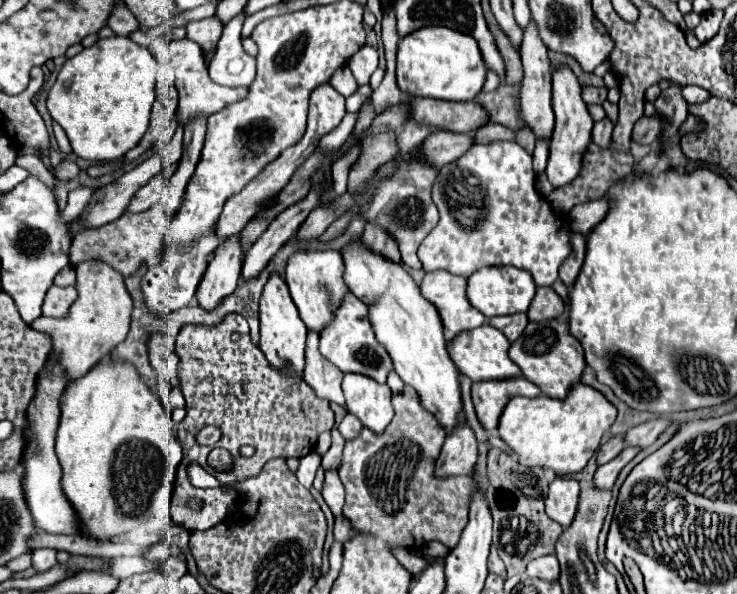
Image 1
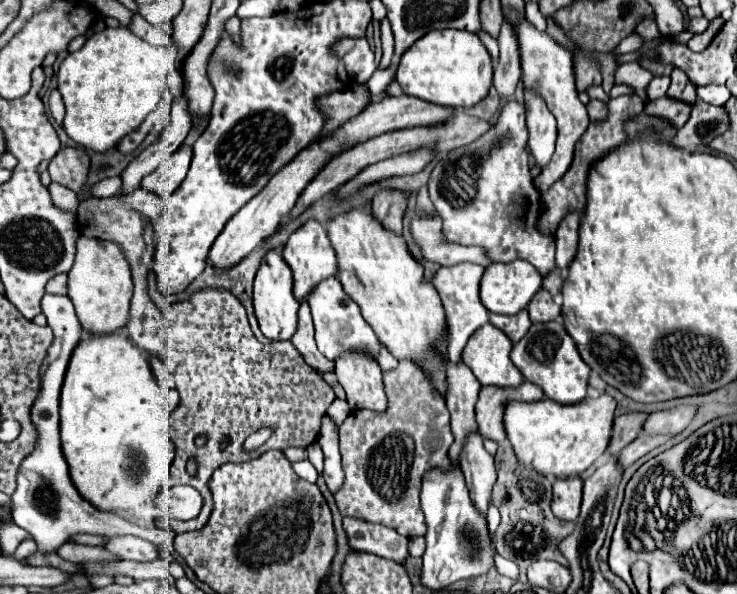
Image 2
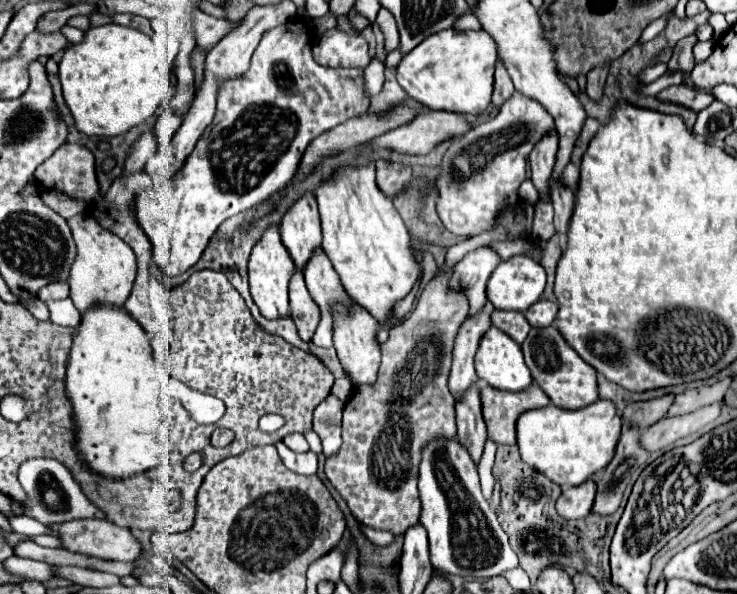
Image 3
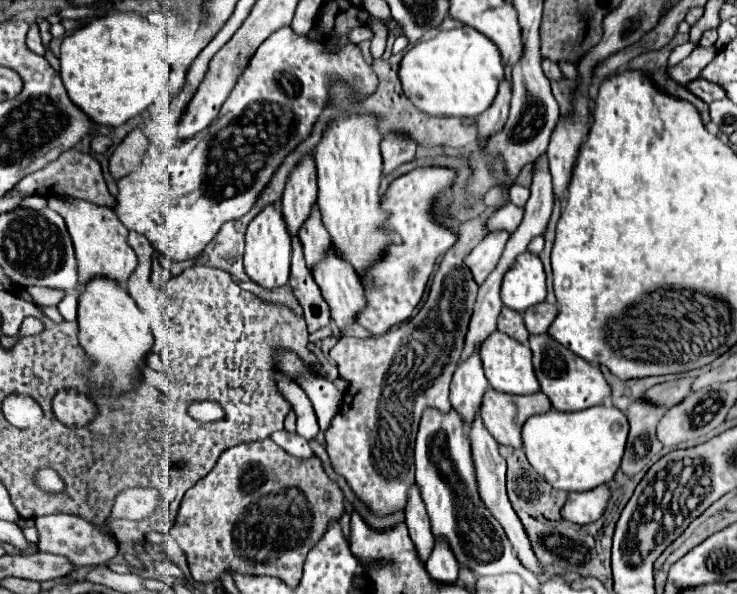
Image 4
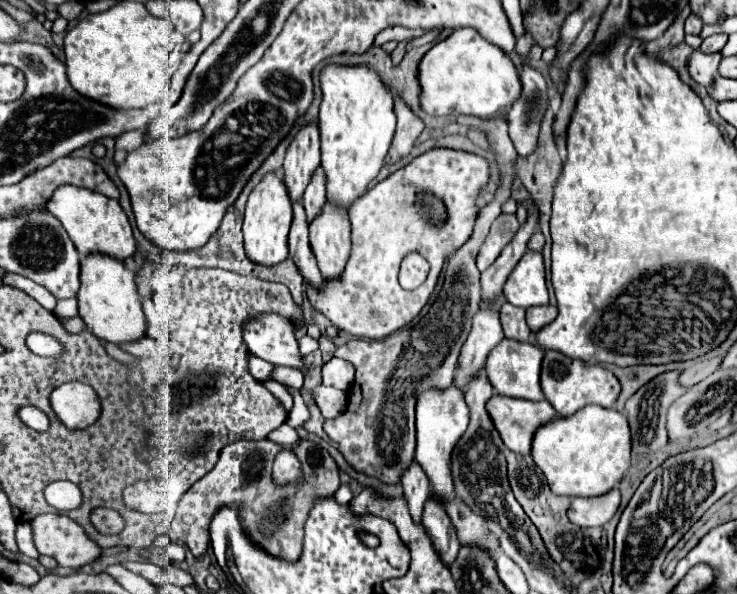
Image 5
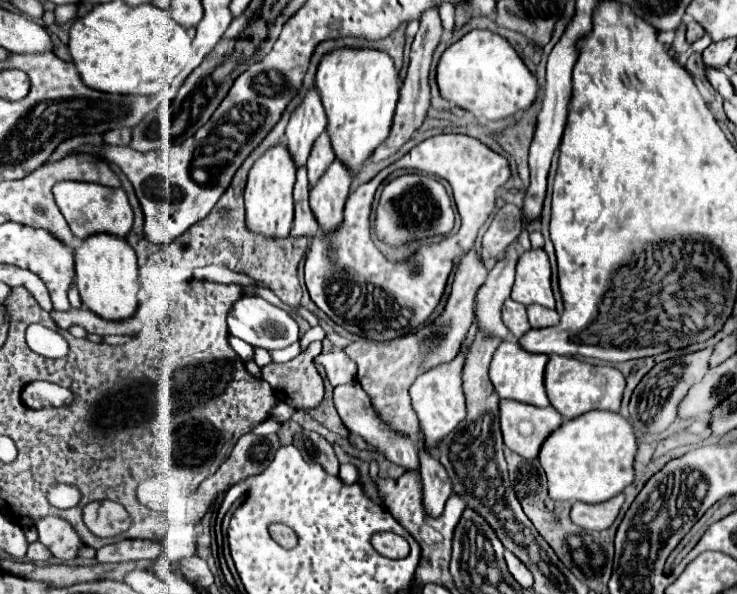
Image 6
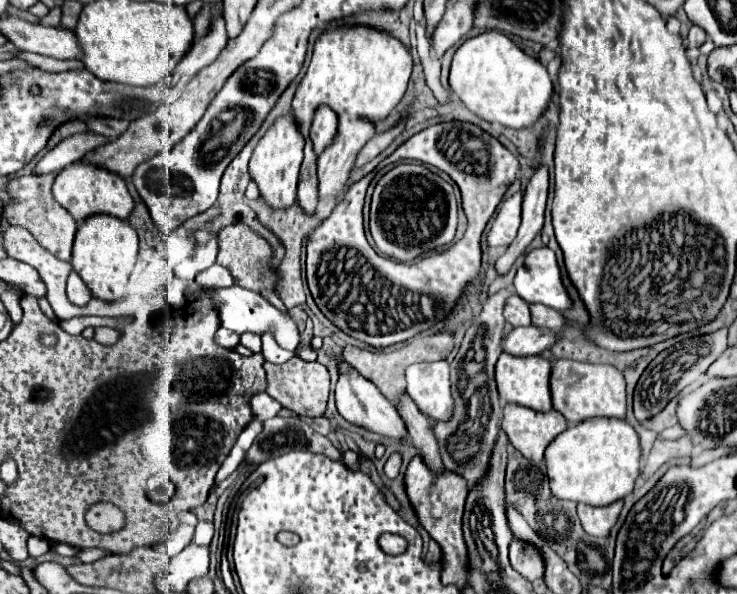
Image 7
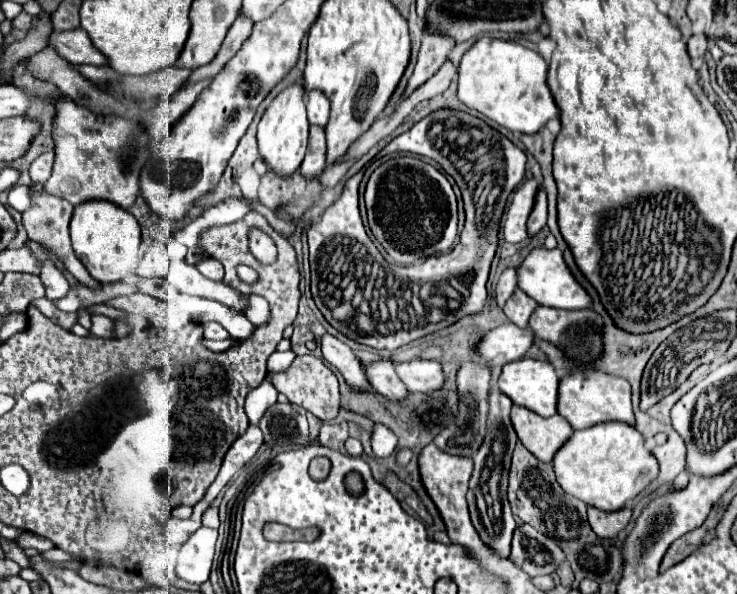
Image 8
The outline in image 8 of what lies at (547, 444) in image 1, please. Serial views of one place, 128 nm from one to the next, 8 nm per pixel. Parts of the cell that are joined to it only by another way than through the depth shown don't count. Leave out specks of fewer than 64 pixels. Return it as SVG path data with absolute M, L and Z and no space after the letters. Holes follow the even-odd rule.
M608 422L576 430L556 452L554 472L556 482L564 488L564 492L584 500L588 506L614 512L624 508L628 500L632 500L658 476L658 462L644 448L644 438L634 426Z

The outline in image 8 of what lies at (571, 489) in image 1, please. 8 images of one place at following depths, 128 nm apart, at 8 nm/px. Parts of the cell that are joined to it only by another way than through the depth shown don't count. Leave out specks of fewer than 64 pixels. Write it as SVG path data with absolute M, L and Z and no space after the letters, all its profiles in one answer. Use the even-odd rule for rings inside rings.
M588 506L590 528L600 538L614 538L620 530L626 528L626 524L630 522L630 516L632 512L628 508L622 508L620 512L602 512L602 510L592 510Z

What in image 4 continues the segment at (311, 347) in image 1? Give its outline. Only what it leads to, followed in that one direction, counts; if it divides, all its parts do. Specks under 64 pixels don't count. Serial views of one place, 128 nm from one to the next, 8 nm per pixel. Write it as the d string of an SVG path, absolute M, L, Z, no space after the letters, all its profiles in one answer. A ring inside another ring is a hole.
M298 238L292 240L292 272L290 272L290 286L296 300L302 306L304 320L308 324L308 332L316 332L330 322L330 308L324 302L318 284L314 282L312 274L306 268L302 244Z

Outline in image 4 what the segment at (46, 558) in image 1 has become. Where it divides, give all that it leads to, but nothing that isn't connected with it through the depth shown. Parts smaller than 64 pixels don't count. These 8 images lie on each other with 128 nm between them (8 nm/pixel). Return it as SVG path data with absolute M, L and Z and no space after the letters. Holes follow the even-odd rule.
M68 292L62 298L62 302L58 304L58 310L60 310L60 314L62 314L64 320L74 322L76 320L76 310L78 310L78 296L74 292ZM40 468L40 470L36 470L34 484L42 492L48 492L48 494L60 494L60 492L64 492L64 480L60 480L60 476L52 468Z

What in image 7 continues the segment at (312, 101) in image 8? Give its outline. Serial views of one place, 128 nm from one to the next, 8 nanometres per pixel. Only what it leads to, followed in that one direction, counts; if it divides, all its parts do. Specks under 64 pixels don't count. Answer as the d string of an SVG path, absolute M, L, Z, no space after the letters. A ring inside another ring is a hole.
M320 106L314 114L314 122L310 128L310 140L316 156L320 156L320 152L324 152L324 148L328 148L334 142L336 128L338 128L336 114L328 106Z

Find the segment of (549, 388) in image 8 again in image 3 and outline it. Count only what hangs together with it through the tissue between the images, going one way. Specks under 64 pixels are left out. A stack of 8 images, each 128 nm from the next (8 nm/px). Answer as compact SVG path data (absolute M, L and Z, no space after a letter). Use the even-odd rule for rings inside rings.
M494 326L484 332L474 362L478 376L492 388L518 392L532 384L532 376L524 364L520 344Z

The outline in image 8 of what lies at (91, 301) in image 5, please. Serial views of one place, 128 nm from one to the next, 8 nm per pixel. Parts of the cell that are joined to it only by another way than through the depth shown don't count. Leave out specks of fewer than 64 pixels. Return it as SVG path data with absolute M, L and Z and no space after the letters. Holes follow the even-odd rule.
M90 200L76 206L70 222L70 238L78 260L86 266L88 274L98 284L120 282L126 274L136 270L140 248L140 224L130 212L120 210L116 204L104 200Z

